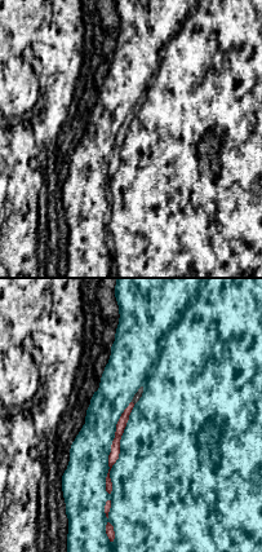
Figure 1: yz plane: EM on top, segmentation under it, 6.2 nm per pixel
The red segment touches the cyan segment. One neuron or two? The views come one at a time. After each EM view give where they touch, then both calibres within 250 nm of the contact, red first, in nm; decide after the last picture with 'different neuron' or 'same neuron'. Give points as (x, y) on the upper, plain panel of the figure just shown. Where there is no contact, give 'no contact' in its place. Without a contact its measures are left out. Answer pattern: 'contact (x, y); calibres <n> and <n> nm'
contact (111, 158); calibres 60 and 400 nm

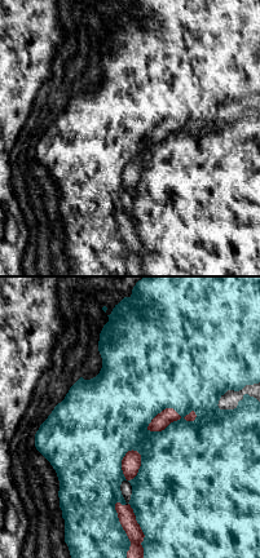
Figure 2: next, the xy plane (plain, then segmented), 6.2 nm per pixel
contact (172, 132); calibres 100 and 460 nm

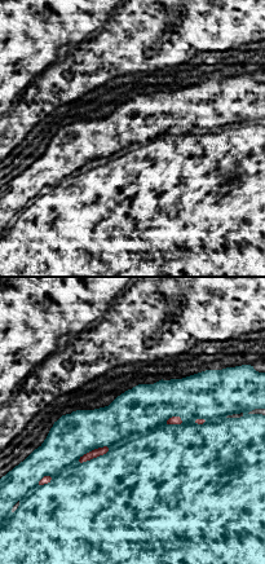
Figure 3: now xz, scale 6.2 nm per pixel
contact (95, 159); calibres 50 and 400 nm

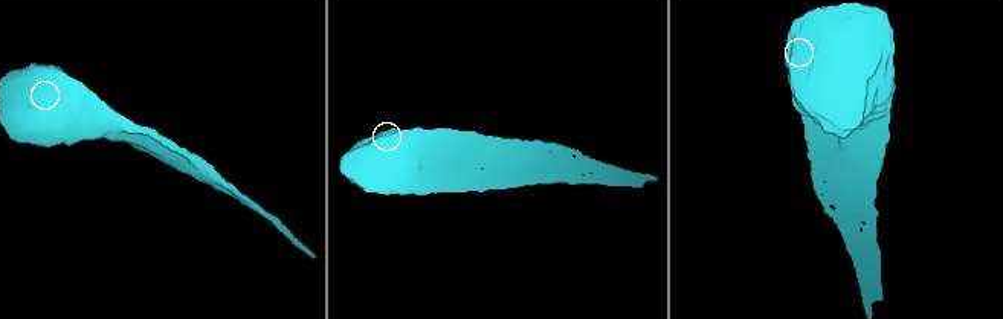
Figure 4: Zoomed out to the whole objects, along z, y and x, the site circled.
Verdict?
same neuron

